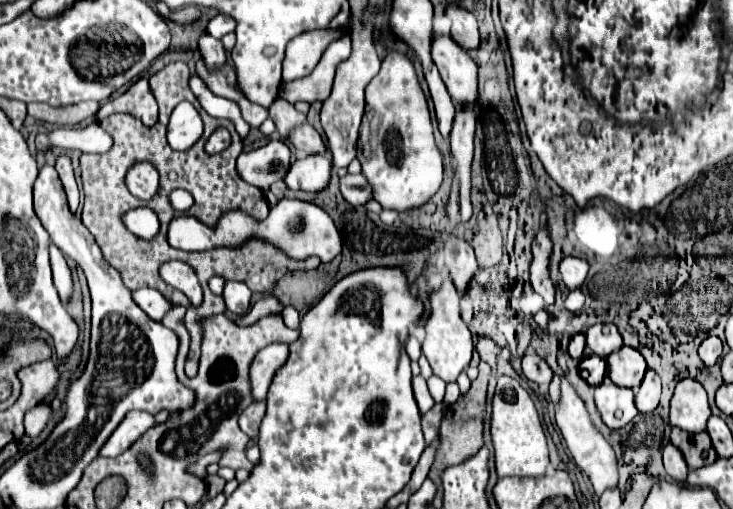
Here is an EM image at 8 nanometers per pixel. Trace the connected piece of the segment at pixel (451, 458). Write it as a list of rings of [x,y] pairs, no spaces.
[[[480,362],[478,366],[478,378],[472,382],[472,388],[466,396],[460,396],[456,400],[456,406],[448,406],[442,418],[442,426],[440,426],[440,444],[438,444],[438,452],[434,458],[434,464],[430,468],[430,478],[438,484],[438,488],[442,488],[442,472],[450,466],[462,464],[464,460],[468,460],[470,456],[474,456],[482,446],[484,446],[484,408],[486,408],[486,390],[488,390],[488,374],[490,374],[490,366],[486,362]]]

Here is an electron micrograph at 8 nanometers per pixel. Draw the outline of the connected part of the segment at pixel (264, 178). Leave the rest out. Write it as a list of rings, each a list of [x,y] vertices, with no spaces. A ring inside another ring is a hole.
[[[272,139],[262,148],[238,156],[240,178],[264,193],[268,191],[270,182],[286,176],[286,168],[290,168],[290,148],[279,139]]]

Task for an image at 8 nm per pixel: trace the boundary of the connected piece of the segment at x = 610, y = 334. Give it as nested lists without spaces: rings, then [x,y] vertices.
[[[596,324],[586,332],[588,348],[600,358],[608,358],[612,352],[622,348],[622,336],[614,324]]]

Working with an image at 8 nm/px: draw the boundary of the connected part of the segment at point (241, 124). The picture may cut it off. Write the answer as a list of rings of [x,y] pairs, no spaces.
[[[190,76],[190,88],[192,88],[194,96],[198,98],[198,102],[202,104],[202,108],[204,108],[210,116],[232,120],[234,126],[236,126],[236,132],[238,132],[240,140],[244,140],[244,138],[248,136],[250,126],[246,124],[246,120],[242,120],[240,108],[238,108],[238,104],[234,104],[234,100],[226,100],[226,98],[220,98],[220,96],[216,96],[216,94],[212,94],[212,92],[206,88],[204,80],[198,78],[198,76]]]

